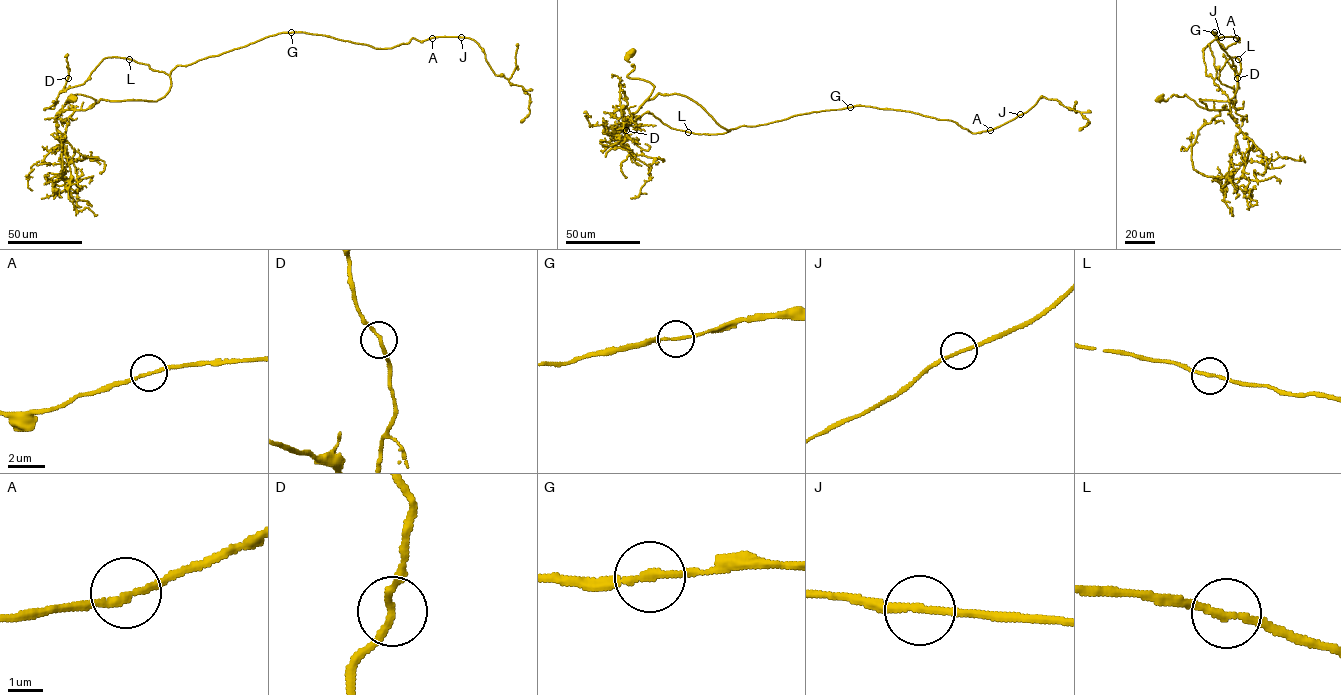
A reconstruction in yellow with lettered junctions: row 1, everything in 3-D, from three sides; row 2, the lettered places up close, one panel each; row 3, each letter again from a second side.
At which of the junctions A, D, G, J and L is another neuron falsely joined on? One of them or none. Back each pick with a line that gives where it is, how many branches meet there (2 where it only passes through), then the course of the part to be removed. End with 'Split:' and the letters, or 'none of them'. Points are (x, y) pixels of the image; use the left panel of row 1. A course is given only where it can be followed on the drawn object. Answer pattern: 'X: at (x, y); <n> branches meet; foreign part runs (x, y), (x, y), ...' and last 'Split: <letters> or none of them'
Split: none of them

